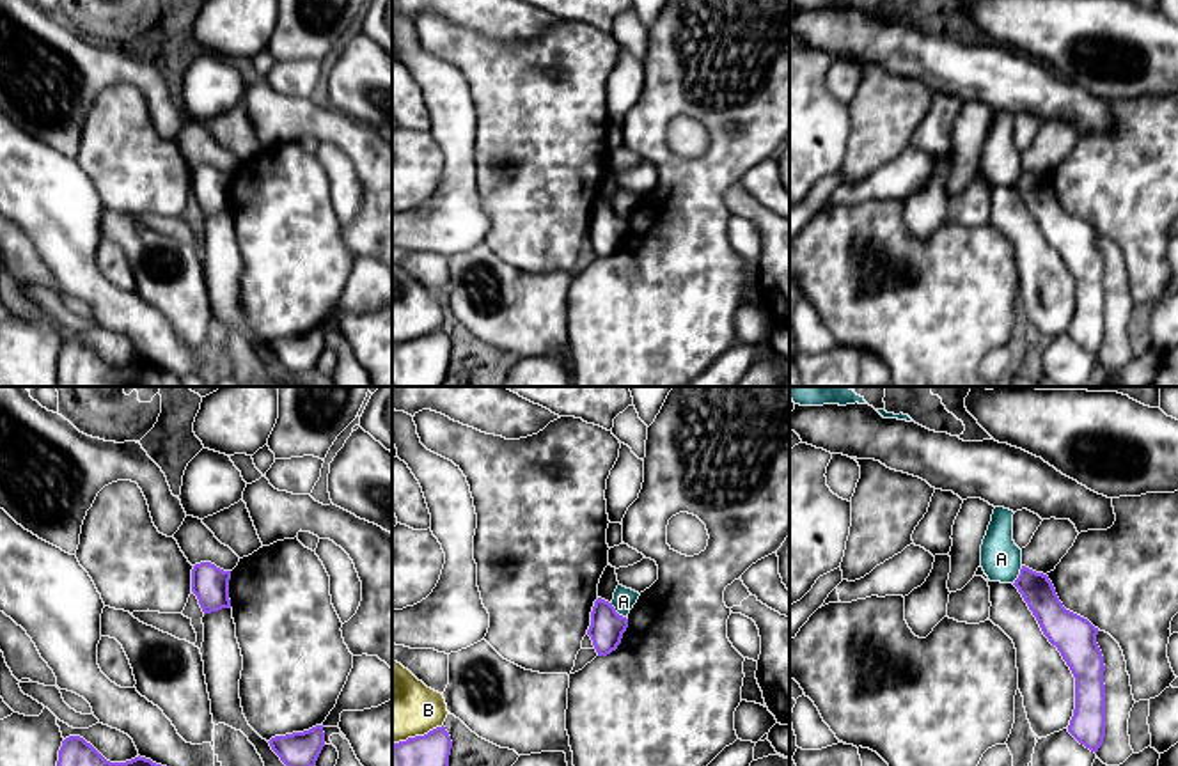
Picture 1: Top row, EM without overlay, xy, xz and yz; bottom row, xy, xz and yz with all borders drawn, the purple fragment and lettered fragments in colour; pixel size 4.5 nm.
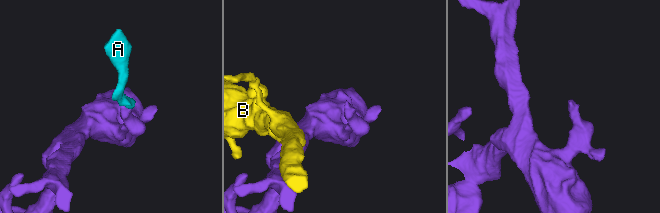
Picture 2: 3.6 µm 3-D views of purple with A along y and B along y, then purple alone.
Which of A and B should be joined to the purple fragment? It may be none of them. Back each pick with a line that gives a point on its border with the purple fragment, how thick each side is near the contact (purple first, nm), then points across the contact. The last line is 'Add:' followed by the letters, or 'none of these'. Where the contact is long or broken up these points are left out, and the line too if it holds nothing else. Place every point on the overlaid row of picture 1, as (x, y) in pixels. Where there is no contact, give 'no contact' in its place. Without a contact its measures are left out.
Add: none of these

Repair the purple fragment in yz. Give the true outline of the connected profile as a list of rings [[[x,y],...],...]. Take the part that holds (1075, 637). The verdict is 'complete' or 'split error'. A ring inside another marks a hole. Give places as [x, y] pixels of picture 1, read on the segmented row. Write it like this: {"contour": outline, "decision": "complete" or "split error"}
{"contour": [[[1022,566],[1013,585],[1075,677],[1075,709],[1068,732],[1096,754],[1105,738],[1105,665],[1096,644],[1098,628],[1063,606],[1047,574]]], "decision": "complete"}

